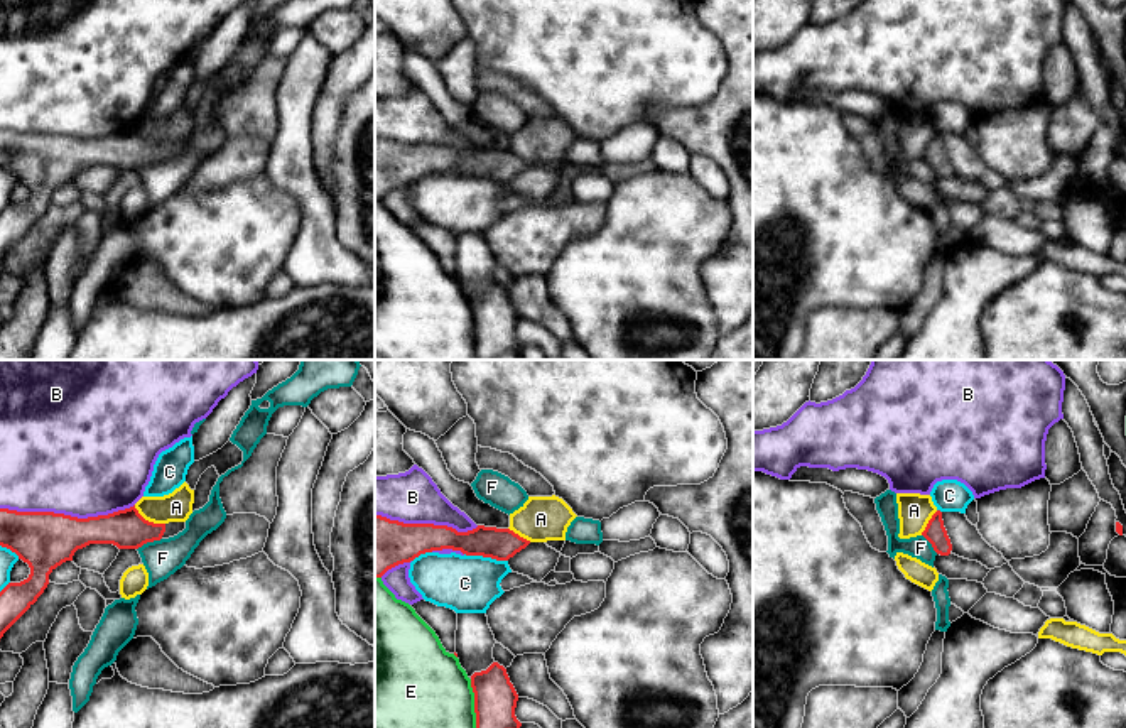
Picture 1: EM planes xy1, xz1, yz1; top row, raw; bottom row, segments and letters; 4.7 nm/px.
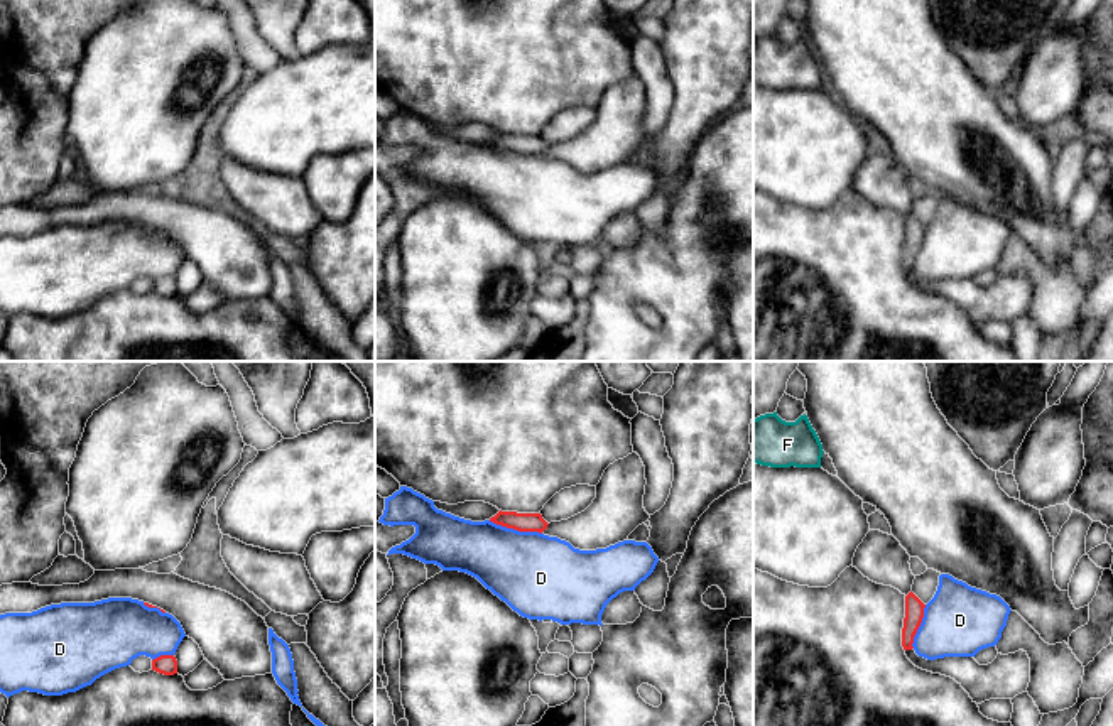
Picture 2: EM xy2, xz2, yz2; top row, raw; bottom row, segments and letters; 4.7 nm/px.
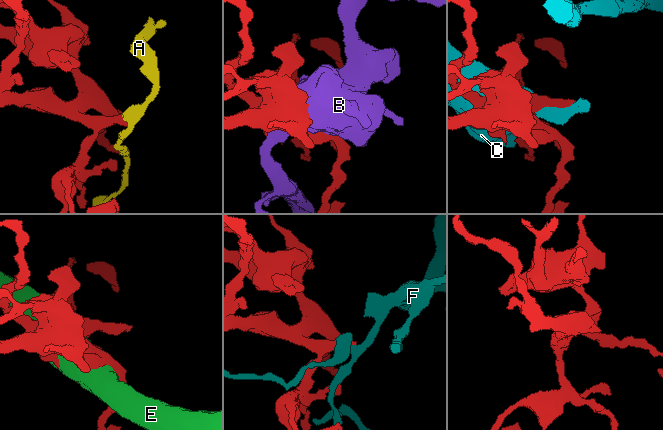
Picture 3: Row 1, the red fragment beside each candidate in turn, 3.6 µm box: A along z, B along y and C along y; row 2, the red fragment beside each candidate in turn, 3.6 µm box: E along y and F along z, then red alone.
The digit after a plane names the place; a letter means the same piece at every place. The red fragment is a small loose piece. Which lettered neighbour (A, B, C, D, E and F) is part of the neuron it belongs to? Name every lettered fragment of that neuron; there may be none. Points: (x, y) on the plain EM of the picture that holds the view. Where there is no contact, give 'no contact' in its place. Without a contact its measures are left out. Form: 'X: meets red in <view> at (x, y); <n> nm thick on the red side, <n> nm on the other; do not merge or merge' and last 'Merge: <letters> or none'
A: meets red in xy1 at (147, 142); 190 nm thick on the red side, 140 nm on the other; do not merge
B: meets red in xy1 at (66, 137); 280 nm thick on the red side, 480 nm on the other; do not merge
C: meets red in xz1 at (487, 178); 150 nm thick on the red side, 280 nm on the other; do not merge
D: meets red in xz2 at (515, 151); 100 nm thick on the red side, 400 nm on the other; do not merge
E: meets red in xz1 at (475, 330); 200 nm thick on the red side, 500 nm on the other; do not merge
F: meets red in xy1 at (149, 162); 190 nm thick on the red side, 180 nm on the other; do not merge
Merge: none

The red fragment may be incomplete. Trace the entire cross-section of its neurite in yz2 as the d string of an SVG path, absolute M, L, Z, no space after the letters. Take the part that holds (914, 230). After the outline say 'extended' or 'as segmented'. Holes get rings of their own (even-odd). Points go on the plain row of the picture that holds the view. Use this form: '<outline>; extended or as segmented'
M910 213L905 218L905 240L902 250L902 268L912 272L914 258L922 245L926 226Z; as segmented

